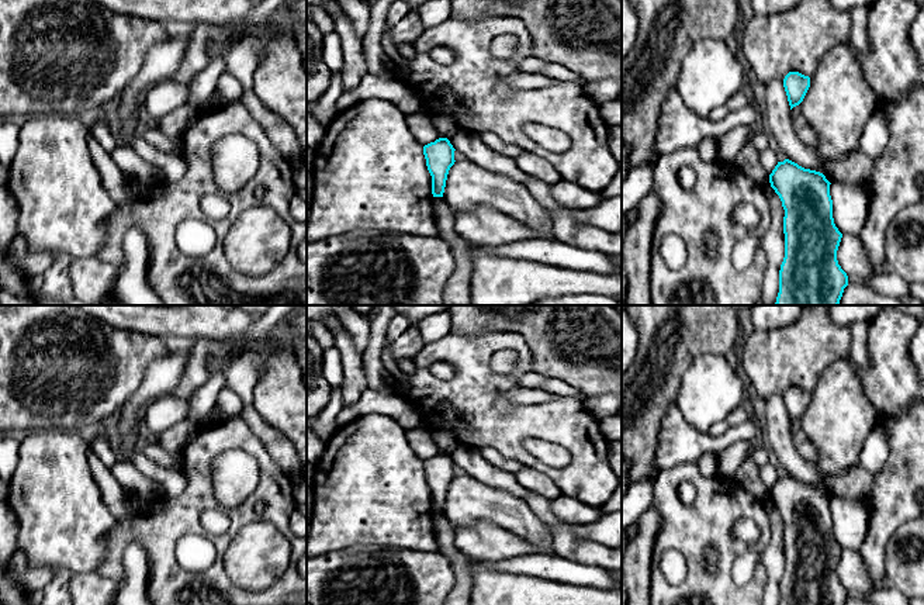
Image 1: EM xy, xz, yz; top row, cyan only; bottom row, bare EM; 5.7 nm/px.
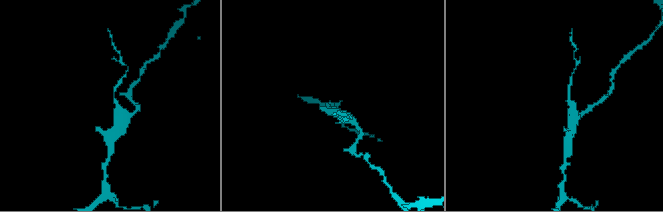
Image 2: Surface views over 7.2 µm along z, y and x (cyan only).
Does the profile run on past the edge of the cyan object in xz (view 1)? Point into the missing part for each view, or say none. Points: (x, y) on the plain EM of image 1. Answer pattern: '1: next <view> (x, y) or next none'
1: next none

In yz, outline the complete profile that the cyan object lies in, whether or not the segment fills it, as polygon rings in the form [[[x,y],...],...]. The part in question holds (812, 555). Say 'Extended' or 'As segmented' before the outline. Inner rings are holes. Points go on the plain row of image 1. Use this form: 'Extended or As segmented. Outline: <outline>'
As segmented. Outline: [[[785,474],[769,490],[785,525],[785,573],[779,605],[844,605],[848,591],[837,575],[842,549],[834,539],[830,497]]]

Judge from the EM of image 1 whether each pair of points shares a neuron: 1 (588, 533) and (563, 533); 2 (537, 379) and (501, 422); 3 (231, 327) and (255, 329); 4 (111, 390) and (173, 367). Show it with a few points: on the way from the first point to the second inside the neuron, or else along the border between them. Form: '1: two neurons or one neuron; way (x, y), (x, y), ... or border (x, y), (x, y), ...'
1: two neurons; border (573, 526), (580, 538), (606, 546)
2: two neurons; border (529, 369), (523, 369), (516, 376), (516, 386)
3: two neurons; border (255, 320), (242, 334)
4: two neurons; border (165, 355), (148, 366), (141, 386), (123, 405)

